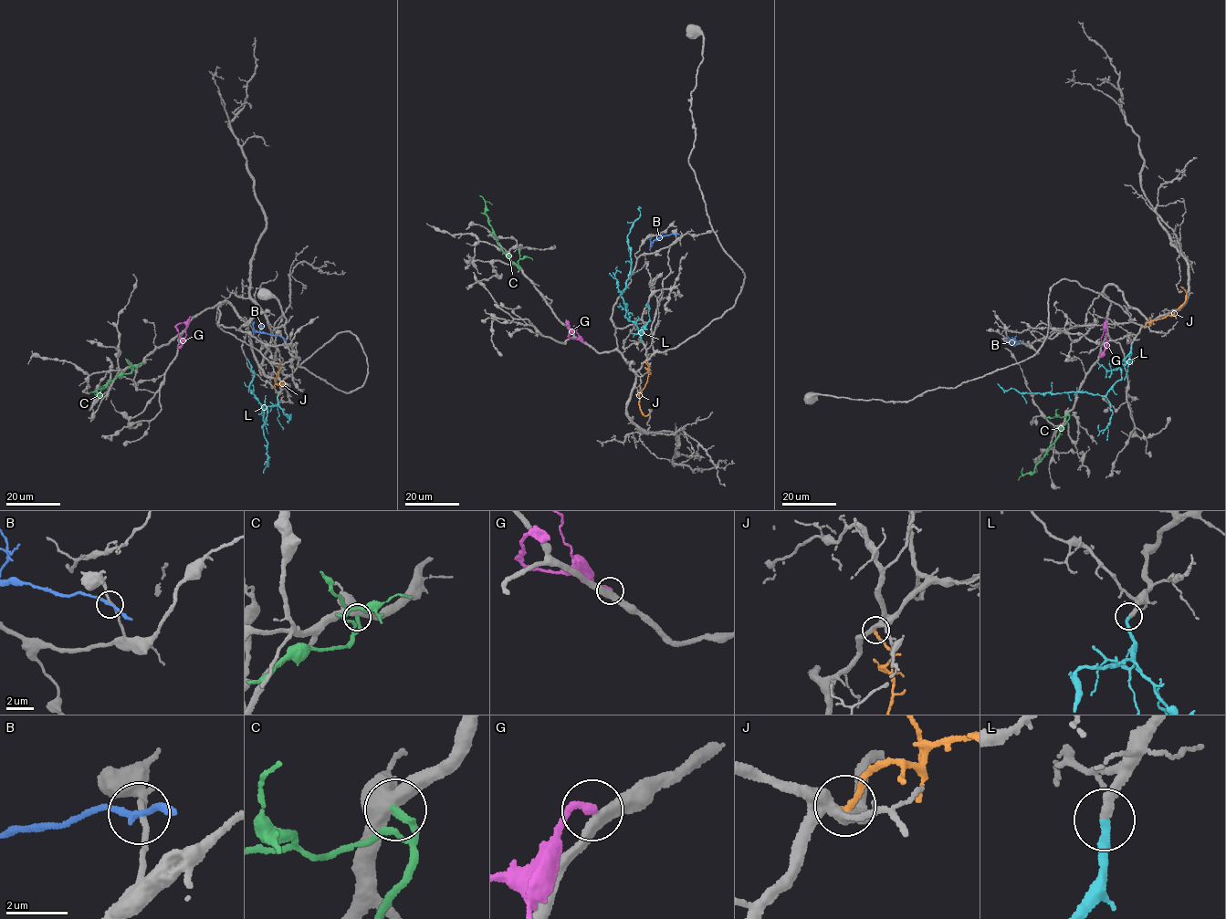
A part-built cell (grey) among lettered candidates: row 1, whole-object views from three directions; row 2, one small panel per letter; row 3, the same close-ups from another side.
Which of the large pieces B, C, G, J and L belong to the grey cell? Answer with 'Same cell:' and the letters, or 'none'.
Same cell: L

